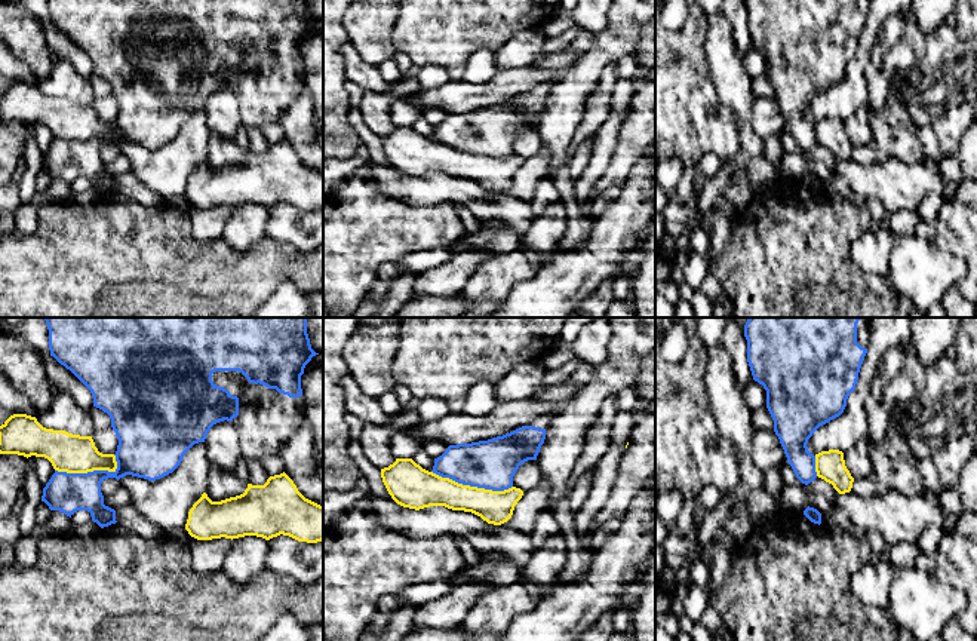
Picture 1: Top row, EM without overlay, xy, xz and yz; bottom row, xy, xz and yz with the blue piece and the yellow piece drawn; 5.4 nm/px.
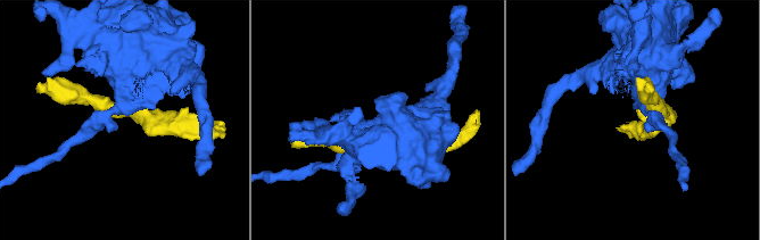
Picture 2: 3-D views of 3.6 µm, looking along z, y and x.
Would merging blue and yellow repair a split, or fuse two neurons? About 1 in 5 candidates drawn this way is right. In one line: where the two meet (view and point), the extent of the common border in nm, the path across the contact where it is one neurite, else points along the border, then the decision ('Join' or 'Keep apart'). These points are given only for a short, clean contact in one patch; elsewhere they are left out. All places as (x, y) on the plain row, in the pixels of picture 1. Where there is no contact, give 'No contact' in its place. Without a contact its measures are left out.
Touches blue at xz (472, 153). Shared border 440 nm. Keep apart

